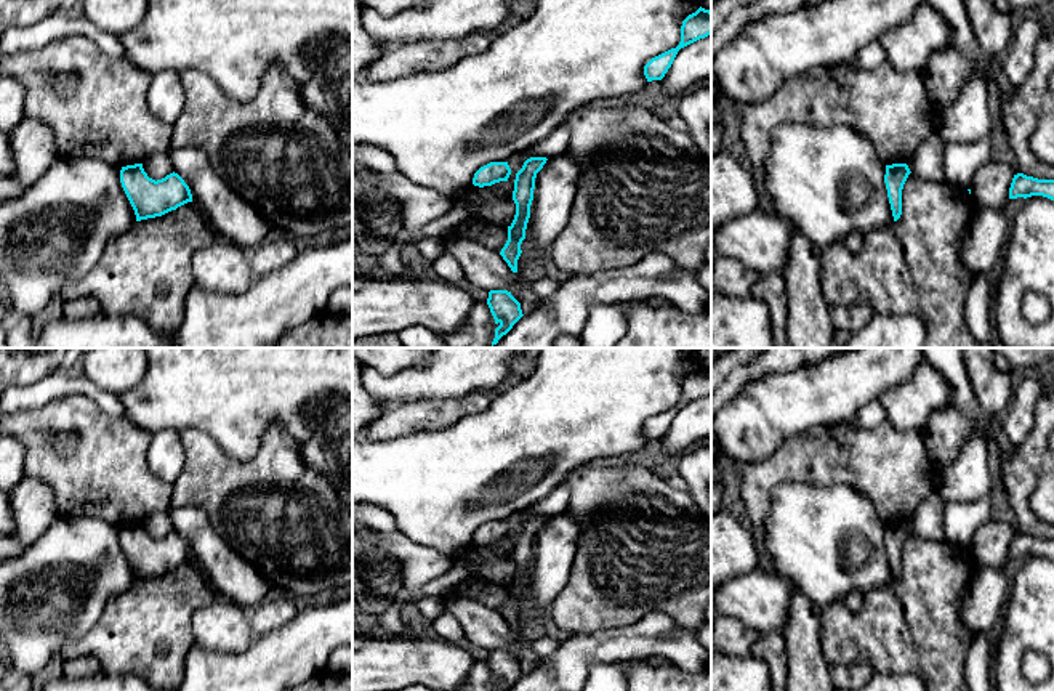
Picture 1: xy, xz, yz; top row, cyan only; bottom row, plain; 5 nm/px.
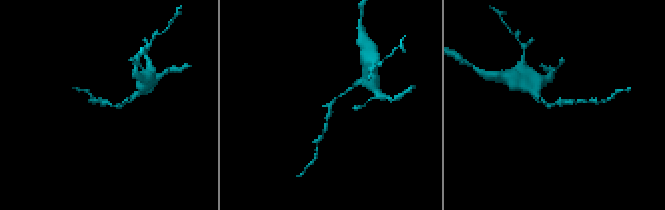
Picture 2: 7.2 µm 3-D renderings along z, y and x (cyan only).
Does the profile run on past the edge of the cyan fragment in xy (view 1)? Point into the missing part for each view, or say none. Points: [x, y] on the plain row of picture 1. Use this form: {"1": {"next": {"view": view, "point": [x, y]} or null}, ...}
{"1": {"next": null}}

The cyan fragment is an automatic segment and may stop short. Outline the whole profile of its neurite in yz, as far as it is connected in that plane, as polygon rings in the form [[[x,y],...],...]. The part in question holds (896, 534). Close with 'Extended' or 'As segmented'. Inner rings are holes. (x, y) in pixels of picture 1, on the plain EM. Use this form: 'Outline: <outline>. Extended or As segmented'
Outline: [[[907,523],[886,524],[884,542],[894,580],[902,574],[902,548],[910,532],[911,531]]]. As segmented

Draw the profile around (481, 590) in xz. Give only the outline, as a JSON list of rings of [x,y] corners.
[[[466,577],[455,592],[495,611],[501,611],[508,600],[508,585],[490,582],[485,577]]]

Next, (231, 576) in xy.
[[[186,505],[167,513],[216,595],[250,612],[272,593],[269,580],[215,532],[202,508]]]

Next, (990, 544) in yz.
[[[990,519],[980,526],[969,545],[976,566],[1004,569],[1012,537],[1014,529],[1004,521]]]

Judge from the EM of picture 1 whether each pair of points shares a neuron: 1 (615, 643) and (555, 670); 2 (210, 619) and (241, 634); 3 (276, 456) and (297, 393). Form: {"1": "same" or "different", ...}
{"1": "same", "2": "same", "3": "different"}

